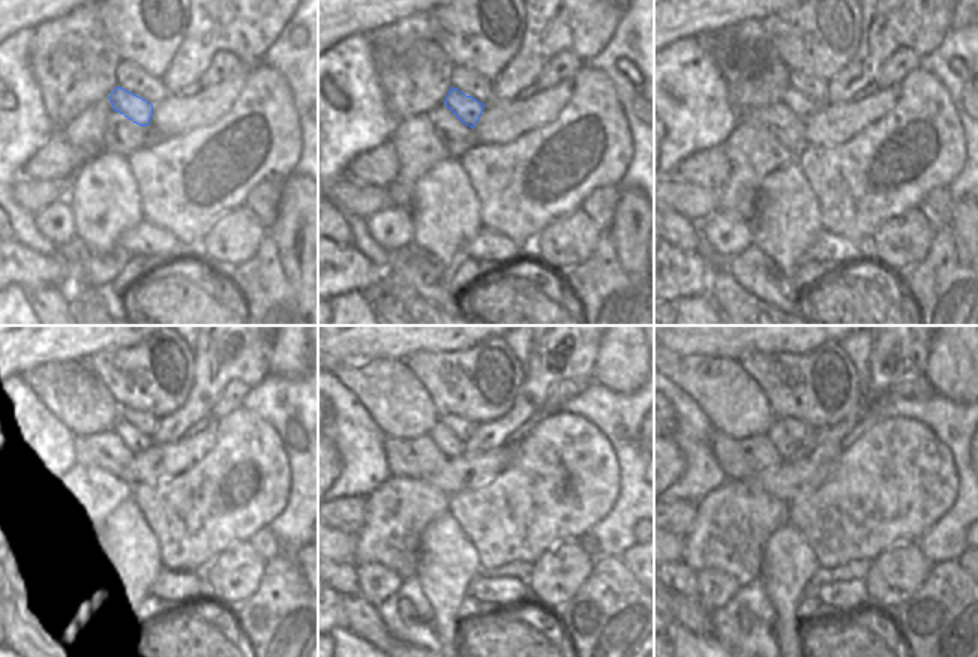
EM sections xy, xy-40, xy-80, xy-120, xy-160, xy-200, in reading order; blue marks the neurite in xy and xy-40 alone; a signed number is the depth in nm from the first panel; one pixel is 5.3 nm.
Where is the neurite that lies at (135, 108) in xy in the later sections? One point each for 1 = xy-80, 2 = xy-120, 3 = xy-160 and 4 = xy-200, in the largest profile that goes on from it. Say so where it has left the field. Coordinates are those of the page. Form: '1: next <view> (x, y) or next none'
1: next xy-80 (803, 107)
2: next xy-120 (134, 441)
3: next xy-160 (452, 447)
4: next xy-200 (786, 446)

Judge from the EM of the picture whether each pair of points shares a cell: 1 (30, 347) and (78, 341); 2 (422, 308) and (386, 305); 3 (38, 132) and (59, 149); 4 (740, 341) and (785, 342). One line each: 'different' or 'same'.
1: same
2: different
3: different
4: same

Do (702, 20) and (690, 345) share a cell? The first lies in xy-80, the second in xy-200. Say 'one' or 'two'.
one

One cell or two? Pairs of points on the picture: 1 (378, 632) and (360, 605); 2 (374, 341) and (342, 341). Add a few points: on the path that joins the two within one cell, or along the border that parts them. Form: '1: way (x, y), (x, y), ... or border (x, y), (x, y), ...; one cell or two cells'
1: way (372, 626), (360, 611); one cell
2: way (366, 341), (350, 341); one cell

